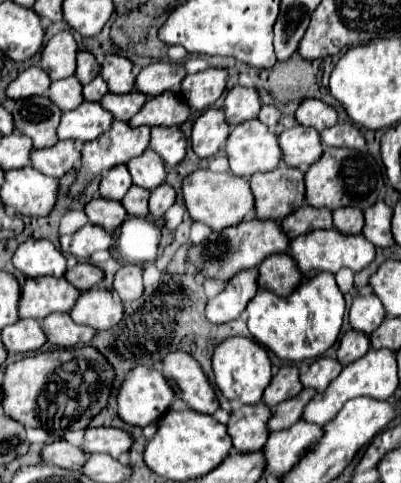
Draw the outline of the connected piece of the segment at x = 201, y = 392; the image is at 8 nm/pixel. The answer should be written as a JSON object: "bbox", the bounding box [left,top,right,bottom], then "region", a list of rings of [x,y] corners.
{"bbox":[162,352,218,414],"region":[[[168,352],[162,360],[162,374],[172,386],[178,400],[192,410],[212,414],[218,408],[214,388],[210,386],[200,364],[186,352]]]}

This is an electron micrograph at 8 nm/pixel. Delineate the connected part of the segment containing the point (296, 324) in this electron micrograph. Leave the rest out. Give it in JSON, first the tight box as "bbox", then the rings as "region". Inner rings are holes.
{"bbox":[246,272,344,362],"region":[[[320,272],[314,278],[306,278],[286,298],[274,296],[274,292],[258,290],[246,310],[248,330],[258,344],[270,348],[280,360],[302,362],[320,358],[336,342],[344,320],[344,296],[338,290],[334,274]]]}

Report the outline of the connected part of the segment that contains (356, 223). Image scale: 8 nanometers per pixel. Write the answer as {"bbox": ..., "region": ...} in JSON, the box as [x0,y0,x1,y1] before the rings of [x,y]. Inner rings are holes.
{"bbox":[332,208,362,234],"region":[[[338,208],[332,212],[332,222],[334,222],[334,228],[338,232],[346,232],[346,234],[360,234],[362,230],[362,210],[358,208]]]}

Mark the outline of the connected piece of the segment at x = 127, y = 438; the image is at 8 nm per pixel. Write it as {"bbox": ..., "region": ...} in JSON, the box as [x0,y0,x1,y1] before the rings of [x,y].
{"bbox":[82,428,132,460],"region":[[[86,428],[82,450],[86,454],[110,454],[122,460],[130,450],[132,436],[120,428]]]}

